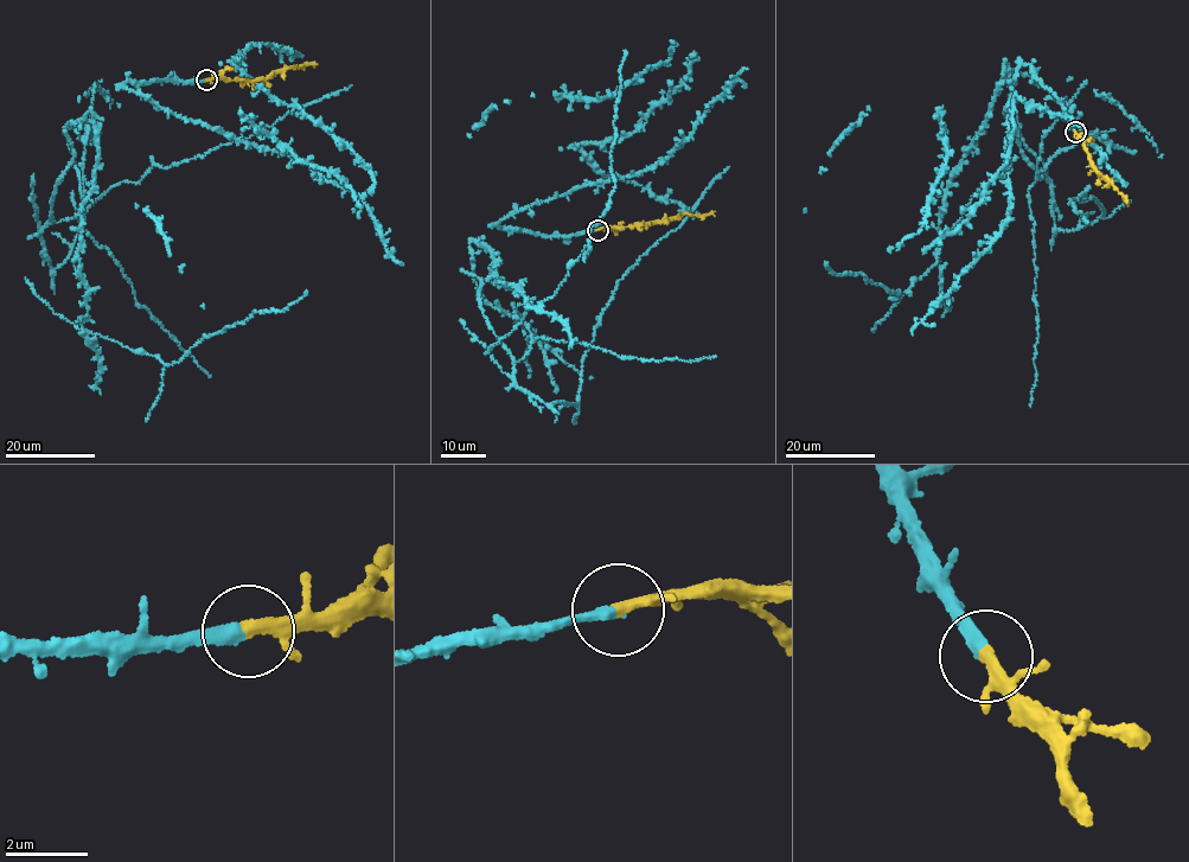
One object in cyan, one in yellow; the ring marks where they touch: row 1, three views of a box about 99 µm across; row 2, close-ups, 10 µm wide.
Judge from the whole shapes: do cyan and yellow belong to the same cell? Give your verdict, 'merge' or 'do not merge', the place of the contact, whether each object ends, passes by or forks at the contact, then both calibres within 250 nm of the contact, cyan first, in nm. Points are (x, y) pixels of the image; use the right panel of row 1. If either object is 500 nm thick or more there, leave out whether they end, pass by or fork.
merge; place (1075, 132); cyan ends; yellow passes by; calibres 280 and 240 nm

